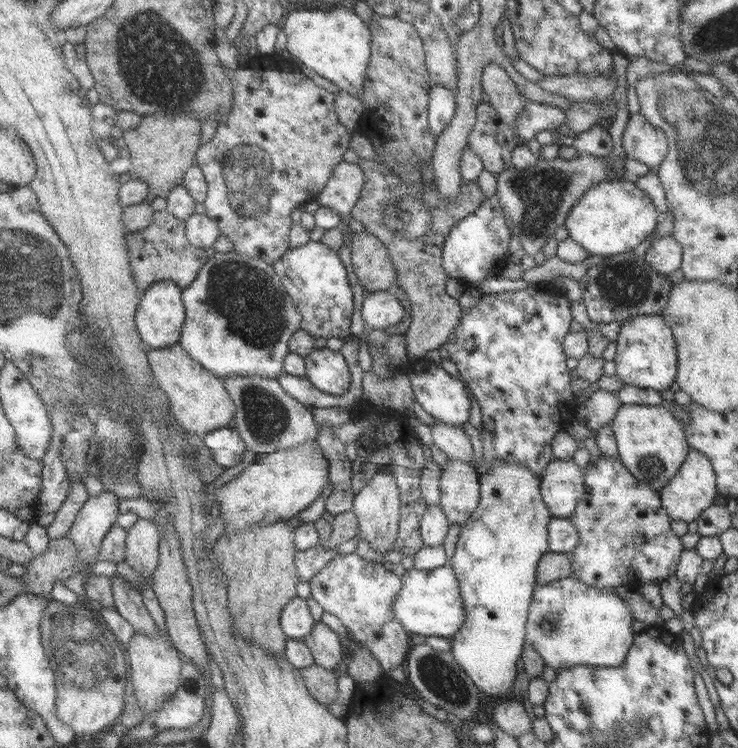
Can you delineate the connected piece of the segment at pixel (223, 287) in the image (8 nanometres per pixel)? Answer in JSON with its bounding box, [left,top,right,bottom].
[179,250,303,379]

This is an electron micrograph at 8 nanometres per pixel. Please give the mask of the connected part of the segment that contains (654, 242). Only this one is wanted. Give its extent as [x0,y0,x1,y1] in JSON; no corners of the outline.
[644,234,682,274]

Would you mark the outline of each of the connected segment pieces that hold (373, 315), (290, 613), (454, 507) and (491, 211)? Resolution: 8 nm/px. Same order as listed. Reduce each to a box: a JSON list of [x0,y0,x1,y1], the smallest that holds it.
[[362,290,405,329],[282,596,318,640],[441,460,480,528],[443,193,509,285]]

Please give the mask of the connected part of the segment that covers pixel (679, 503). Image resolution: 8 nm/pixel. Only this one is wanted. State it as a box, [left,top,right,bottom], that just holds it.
[658,448,718,523]

